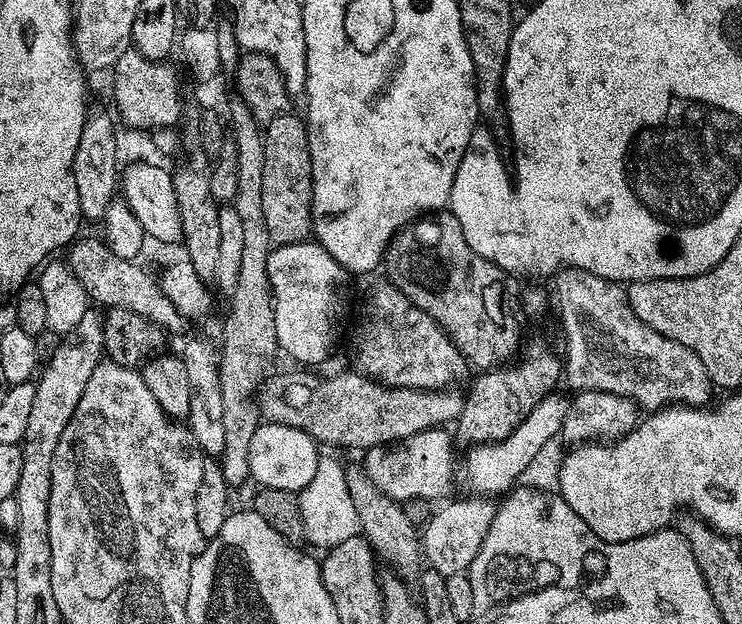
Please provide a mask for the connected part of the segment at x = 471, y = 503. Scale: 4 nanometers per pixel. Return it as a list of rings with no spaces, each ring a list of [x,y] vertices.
[[[453,499],[448,502],[453,502],[453,504],[445,503],[440,506],[445,506],[445,508],[437,507],[428,524],[422,528],[423,553],[432,555],[432,560],[435,560],[437,567],[441,568],[442,576],[445,578],[467,573],[474,558],[478,558],[478,552],[482,550],[482,544],[486,542],[486,536],[496,517],[498,508],[491,499],[472,499],[476,500],[468,500],[465,504],[460,500]]]

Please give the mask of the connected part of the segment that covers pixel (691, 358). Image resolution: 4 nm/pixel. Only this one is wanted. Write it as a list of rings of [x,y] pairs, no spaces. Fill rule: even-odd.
[[[564,268],[563,271],[555,277],[556,296],[560,299],[560,324],[564,327],[564,348],[568,351],[568,357],[565,355],[562,360],[562,376],[572,387],[573,393],[587,392],[609,392],[610,394],[618,394],[625,396],[635,402],[644,410],[659,410],[661,408],[671,408],[673,406],[704,406],[713,399],[712,388],[714,389],[714,381],[710,373],[706,370],[706,366],[702,364],[702,358],[692,348],[687,348],[684,344],[674,342],[668,336],[662,335],[658,330],[654,330],[642,322],[642,318],[638,318],[638,314],[634,314],[634,310],[628,301],[628,293],[615,280],[607,280],[593,272],[587,272],[581,268]]]

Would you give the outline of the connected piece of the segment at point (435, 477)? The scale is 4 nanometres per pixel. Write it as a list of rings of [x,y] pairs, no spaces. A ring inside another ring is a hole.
[[[431,428],[422,434],[414,434],[401,440],[399,444],[367,449],[363,453],[362,468],[374,482],[374,486],[378,486],[391,500],[405,502],[410,499],[426,499],[440,502],[453,495],[451,492],[452,479],[456,476],[456,452],[452,449],[452,444],[454,445],[454,436],[451,431]]]

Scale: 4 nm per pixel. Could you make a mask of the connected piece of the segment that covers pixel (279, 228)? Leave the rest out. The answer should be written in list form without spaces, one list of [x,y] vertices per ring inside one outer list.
[[[293,114],[274,118],[263,129],[264,173],[262,174],[262,212],[266,214],[266,228],[273,245],[302,243],[313,235],[312,230],[312,163],[310,162],[310,142],[308,126],[303,119]]]

